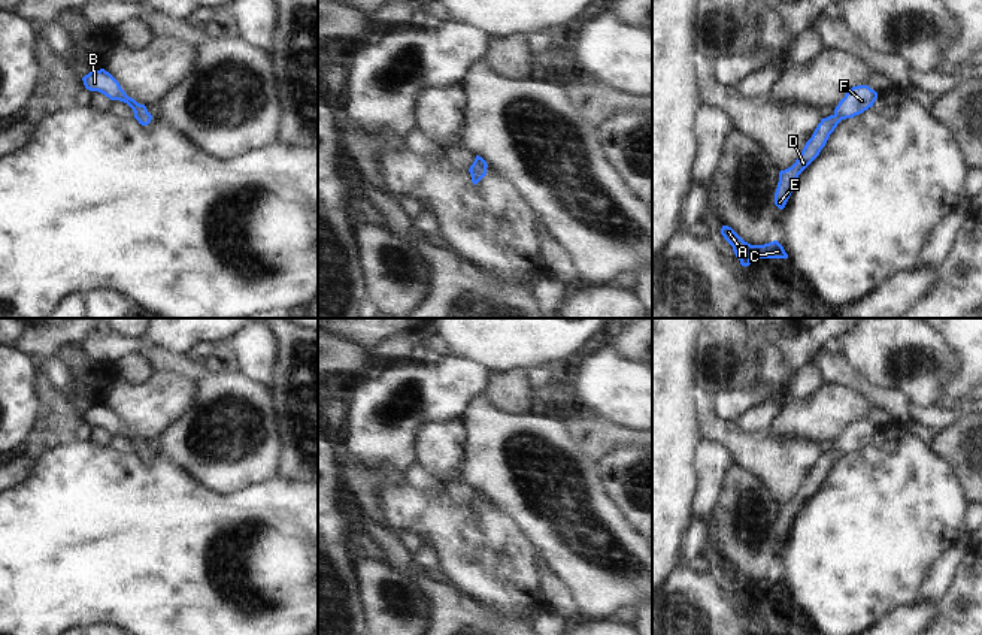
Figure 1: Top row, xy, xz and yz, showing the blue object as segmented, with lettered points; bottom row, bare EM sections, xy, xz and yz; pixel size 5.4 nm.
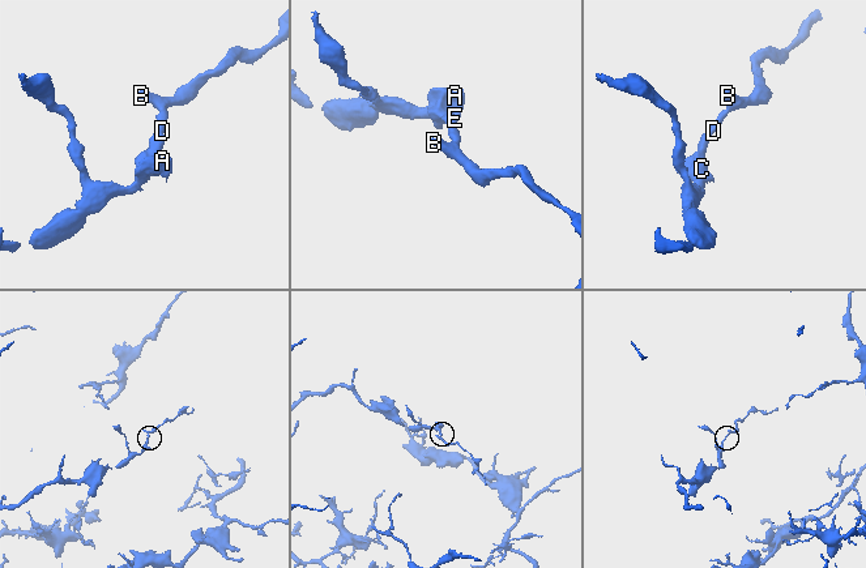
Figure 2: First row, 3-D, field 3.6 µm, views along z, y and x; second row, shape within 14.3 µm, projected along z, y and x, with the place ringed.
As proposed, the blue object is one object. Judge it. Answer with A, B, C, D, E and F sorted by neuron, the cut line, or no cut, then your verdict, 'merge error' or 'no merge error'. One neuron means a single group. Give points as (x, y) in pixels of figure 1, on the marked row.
A B C D E F; no cut; no merge error

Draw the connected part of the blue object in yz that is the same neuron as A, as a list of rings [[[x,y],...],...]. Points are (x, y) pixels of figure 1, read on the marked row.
[[[722,226],[721,235],[733,247],[736,257],[745,267],[751,264],[752,258],[788,258],[788,254],[778,241],[764,245],[751,245],[728,226]]]

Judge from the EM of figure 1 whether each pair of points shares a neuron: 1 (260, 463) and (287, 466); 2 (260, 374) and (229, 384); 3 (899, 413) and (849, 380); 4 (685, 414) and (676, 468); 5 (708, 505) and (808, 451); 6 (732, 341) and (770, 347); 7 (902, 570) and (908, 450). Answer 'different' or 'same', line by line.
1: different
2: different
3: same
4: same
5: different
6: different
7: same

